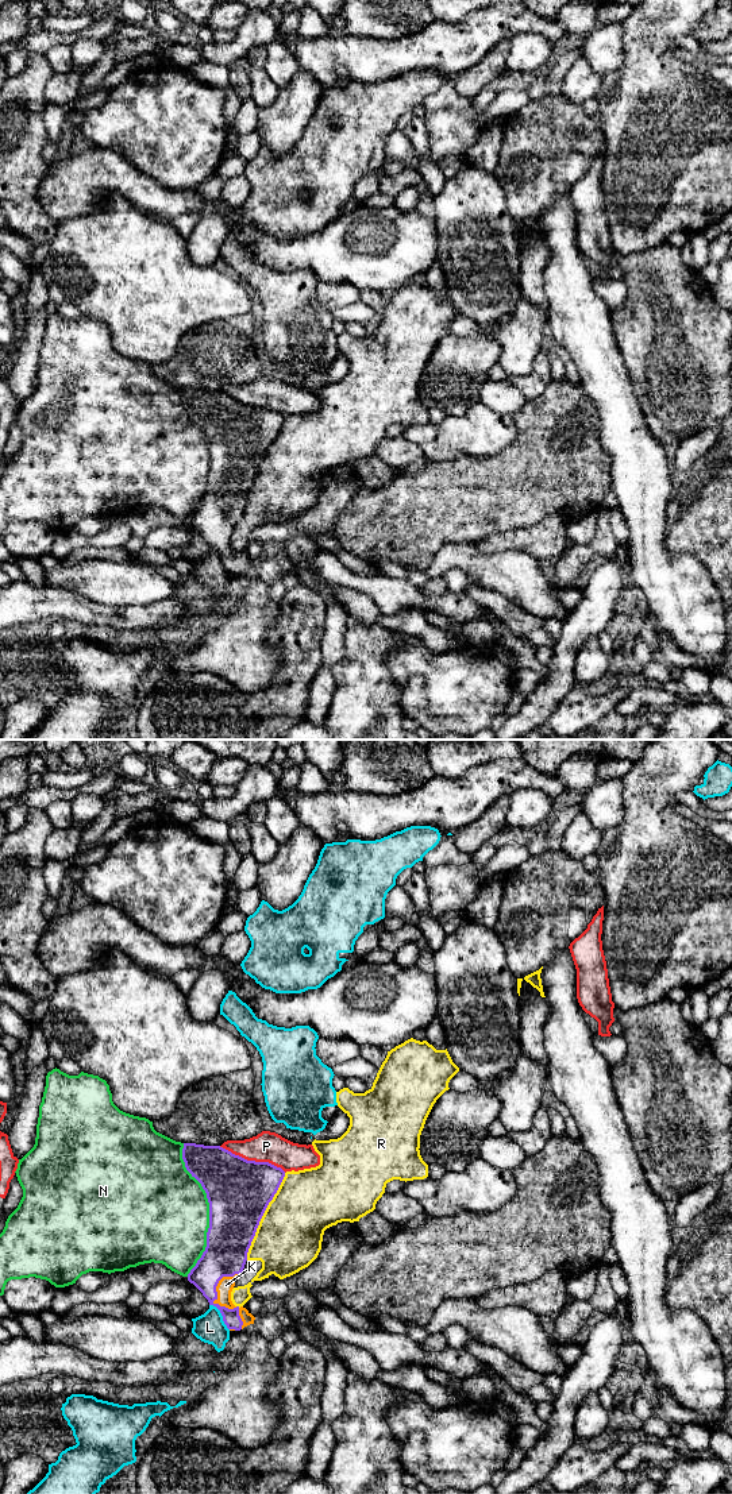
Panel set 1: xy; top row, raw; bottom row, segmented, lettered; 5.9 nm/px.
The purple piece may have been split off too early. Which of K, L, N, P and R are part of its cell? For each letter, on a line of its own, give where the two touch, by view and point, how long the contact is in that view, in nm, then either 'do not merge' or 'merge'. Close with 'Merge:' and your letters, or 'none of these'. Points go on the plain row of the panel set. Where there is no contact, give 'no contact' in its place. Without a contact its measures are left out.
K: xy (223, 551) | 340 nm | merge
L: xy (222, 559) | 200 nm | do not merge
N: xy (210, 454) | 800 nm | do not merge
P: xy (253, 405) | 420 nm | do not merge
R: xy (262, 459) | 550 nm | do not merge
Merge: K

